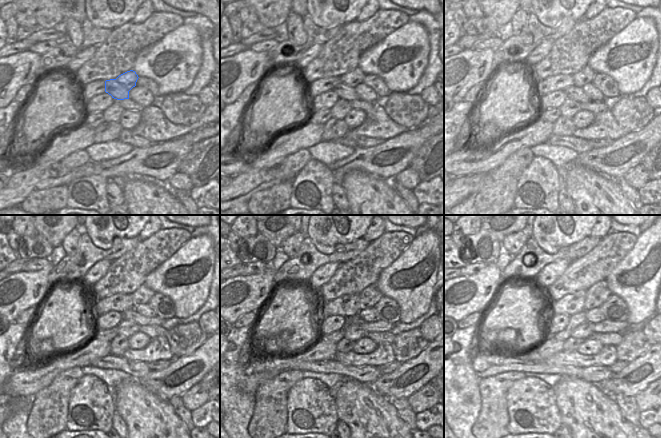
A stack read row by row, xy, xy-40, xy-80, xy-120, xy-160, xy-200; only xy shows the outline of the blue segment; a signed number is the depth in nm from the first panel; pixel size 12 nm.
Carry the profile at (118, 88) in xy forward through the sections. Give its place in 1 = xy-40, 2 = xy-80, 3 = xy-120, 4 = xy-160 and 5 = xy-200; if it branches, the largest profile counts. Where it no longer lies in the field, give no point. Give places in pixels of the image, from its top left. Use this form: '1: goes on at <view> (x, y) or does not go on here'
1: goes on at xy-40 (345, 90)
2: goes on at xy-80 (586, 75)
3: goes on at xy-120 (142, 295)
4: goes on at xy-160 (370, 295)
5: goes on at xy-200 (596, 295)

